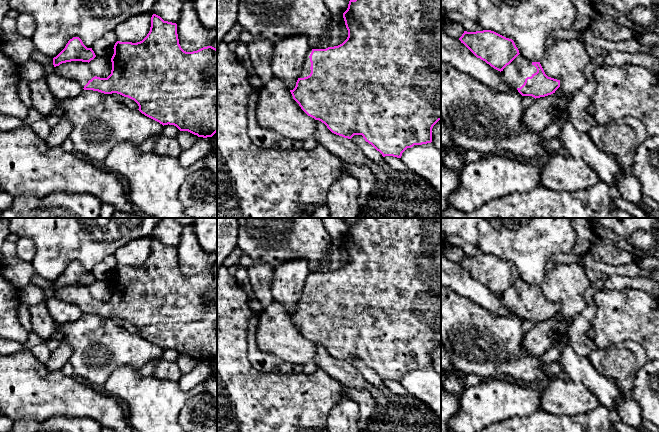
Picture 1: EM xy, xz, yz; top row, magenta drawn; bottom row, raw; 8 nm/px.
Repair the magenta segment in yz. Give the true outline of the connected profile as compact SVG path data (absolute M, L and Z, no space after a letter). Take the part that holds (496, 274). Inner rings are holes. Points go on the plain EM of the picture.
M483 254L464 255L459 264L477 282L500 295L502 305L516 311L522 320L545 321L560 311L560 304L548 301L540 286L522 280L512 263Z

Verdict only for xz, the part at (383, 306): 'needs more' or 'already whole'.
needs more

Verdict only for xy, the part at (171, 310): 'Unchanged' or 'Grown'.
Grown

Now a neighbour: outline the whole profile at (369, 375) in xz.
M354 359L351 362L362 374L363 378L378 389L385 388L384 381L371 368L365 365L362 359Z

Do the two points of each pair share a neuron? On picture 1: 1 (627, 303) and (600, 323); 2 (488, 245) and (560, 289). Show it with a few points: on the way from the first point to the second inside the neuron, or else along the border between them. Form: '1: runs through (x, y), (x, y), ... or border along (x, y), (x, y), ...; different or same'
1: runs through (620, 310), (607, 323); same
2: border along (547, 271), (540, 286); different

